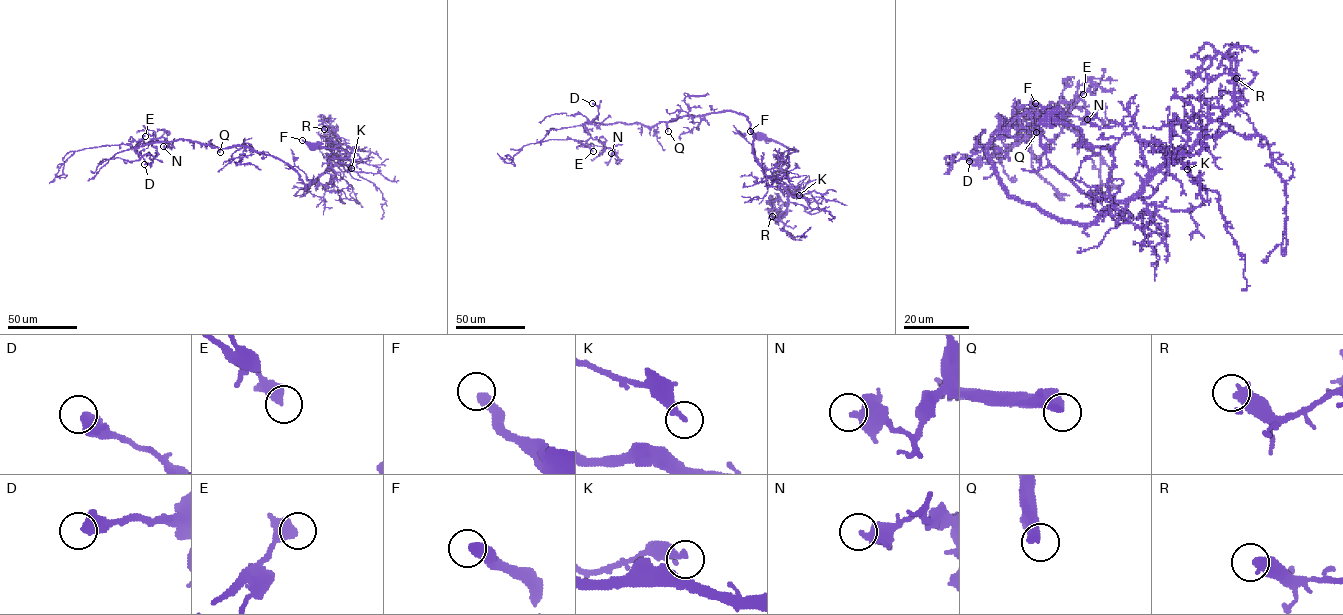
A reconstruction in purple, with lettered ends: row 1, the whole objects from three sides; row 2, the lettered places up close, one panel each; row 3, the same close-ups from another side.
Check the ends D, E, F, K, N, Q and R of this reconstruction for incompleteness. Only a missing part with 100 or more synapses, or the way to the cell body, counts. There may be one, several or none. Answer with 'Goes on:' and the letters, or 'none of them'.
Goes on: Q

